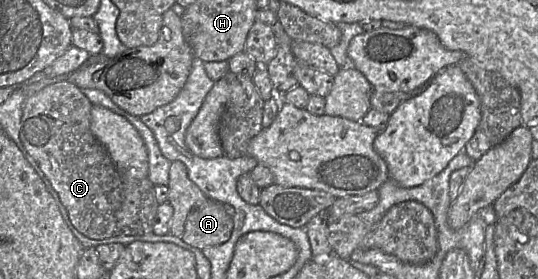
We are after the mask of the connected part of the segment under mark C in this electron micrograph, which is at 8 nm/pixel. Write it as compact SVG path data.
M71 82L47 86L23 105L20 140L66 208L70 227L91 240L153 234L158 209L148 177L122 174L90 129L93 104Z

